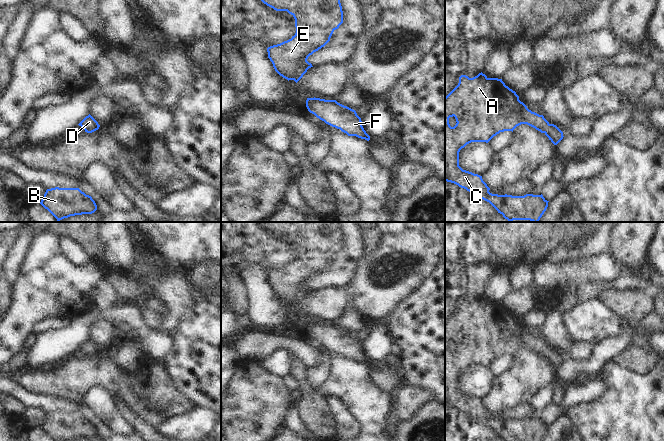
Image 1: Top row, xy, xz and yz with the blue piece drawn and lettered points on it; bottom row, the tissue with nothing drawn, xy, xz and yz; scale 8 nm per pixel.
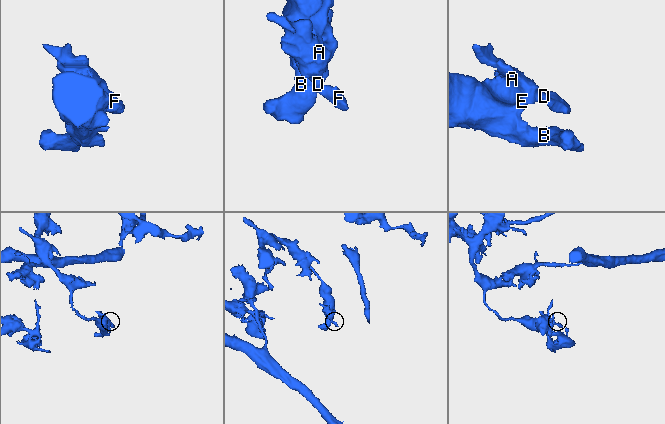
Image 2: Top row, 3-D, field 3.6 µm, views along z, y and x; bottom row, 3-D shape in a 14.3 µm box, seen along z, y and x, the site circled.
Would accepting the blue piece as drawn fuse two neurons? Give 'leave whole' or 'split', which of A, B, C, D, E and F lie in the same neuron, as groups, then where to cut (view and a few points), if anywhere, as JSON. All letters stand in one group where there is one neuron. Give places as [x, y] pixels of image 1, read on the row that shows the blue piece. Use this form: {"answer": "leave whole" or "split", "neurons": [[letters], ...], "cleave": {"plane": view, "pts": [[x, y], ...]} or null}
{"answer": "leave whole", "neurons": [["A", "B", "C", "D", "E", "F"]], "cleave": null}

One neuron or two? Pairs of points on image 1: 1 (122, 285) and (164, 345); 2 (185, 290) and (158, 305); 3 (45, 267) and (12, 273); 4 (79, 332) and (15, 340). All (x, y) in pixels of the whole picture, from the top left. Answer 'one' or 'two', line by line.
1: two
2: two
3: two
4: two

